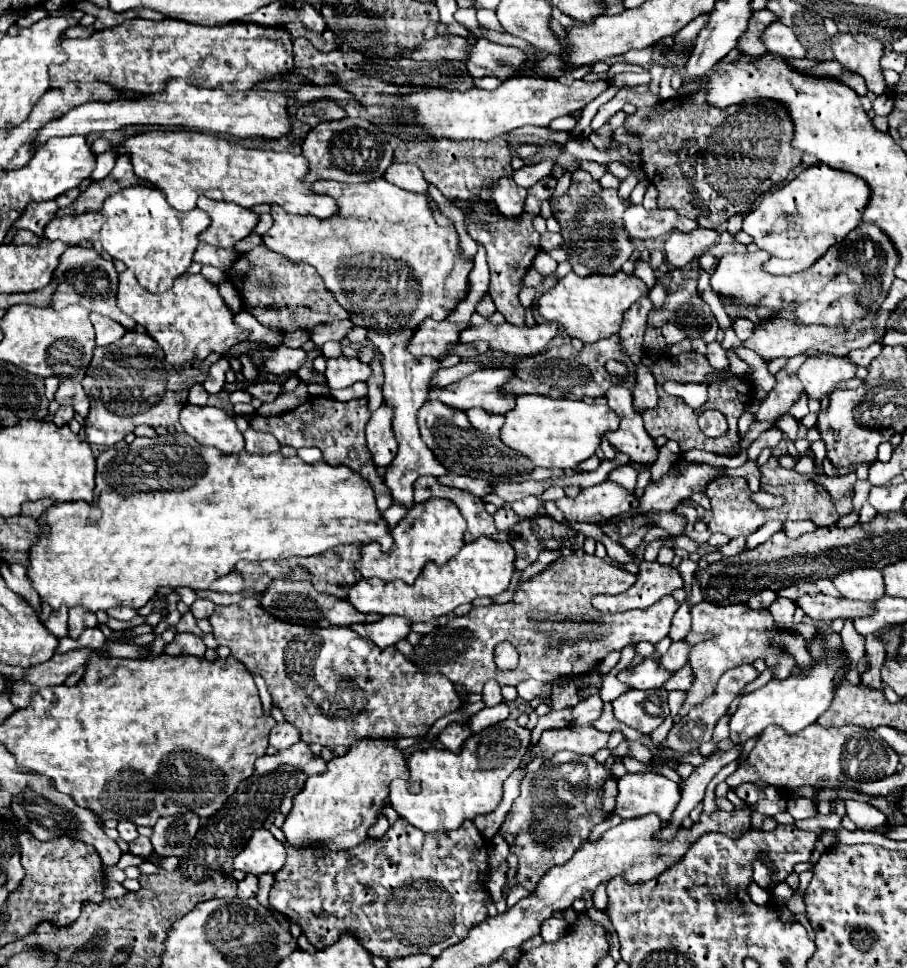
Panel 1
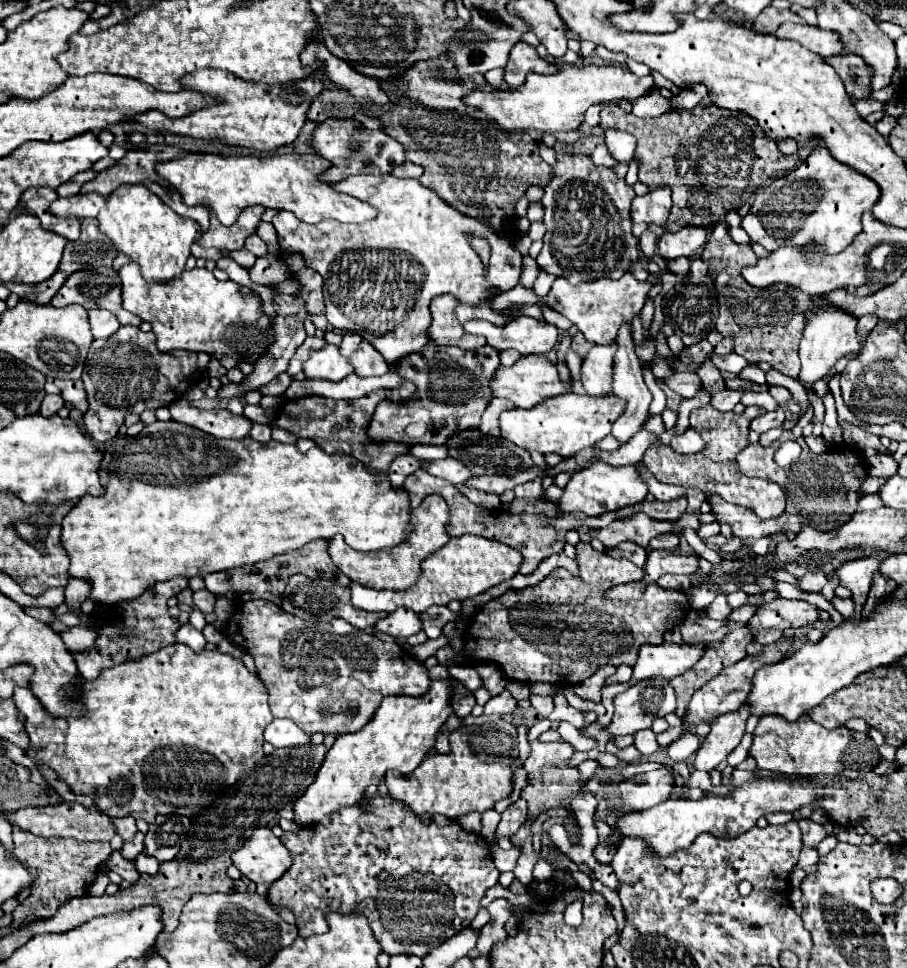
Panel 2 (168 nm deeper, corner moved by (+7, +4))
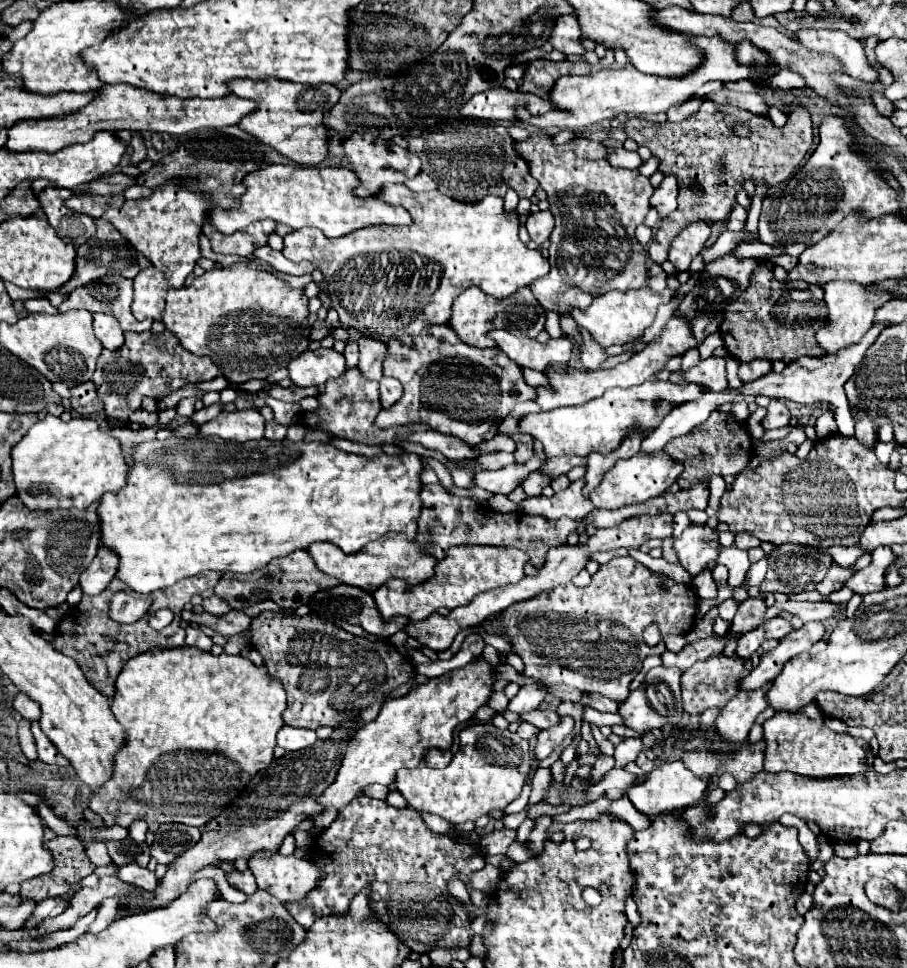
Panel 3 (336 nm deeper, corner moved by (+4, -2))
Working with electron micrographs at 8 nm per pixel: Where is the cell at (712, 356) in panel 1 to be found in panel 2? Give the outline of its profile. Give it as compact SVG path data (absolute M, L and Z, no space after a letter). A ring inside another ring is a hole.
M730 352L730 354L726 354L726 356L710 356L710 360L712 360L712 364L720 370L720 372L724 372L724 374L740 374L746 366L748 366L748 362L742 358L742 356L738 356L736 352Z

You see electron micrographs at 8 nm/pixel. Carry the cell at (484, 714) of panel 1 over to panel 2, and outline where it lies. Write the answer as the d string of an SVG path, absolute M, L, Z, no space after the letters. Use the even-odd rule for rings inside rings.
M504 690L502 694L488 700L488 704L484 706L484 714L510 714L516 710L516 706L518 700L508 690Z

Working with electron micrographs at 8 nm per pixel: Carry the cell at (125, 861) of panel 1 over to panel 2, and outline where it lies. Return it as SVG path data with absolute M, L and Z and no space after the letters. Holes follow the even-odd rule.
M144 853L138 855L134 863L139 873L147 873L150 875L156 874L160 866L160 862L155 858L146 856Z

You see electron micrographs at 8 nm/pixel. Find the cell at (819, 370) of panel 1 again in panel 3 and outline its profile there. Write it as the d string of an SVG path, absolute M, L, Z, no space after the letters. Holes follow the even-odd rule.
M827 282L823 290L825 290L825 304L827 304L827 322L815 332L815 340L817 346L825 352L825 356L837 354L841 348L859 342L863 334L873 326L875 310L889 300L887 292L875 294L873 286L861 286L855 282Z

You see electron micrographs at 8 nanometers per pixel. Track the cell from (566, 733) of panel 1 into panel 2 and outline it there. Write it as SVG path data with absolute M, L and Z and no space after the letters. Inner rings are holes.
M654 676L650 680L638 682L634 686L628 688L628 692L622 692L614 698L614 720L607 726L601 726L597 722L591 723L582 730L583 736L587 738L595 738L601 732L608 732L610 736L624 736L624 734L636 734L638 730L650 728L652 720L658 716L666 716L670 712L676 710L676 696L674 696L674 688L670 686L670 682L666 678Z

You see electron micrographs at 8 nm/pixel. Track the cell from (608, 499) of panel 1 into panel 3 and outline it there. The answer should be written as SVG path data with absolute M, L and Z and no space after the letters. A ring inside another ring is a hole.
M663 450L653 452L653 454L635 454L627 460L617 462L605 476L603 482L589 494L589 500L593 502L595 508L605 508L605 510L619 510L631 504L641 504L649 498L661 496L681 474L683 466L675 464Z

